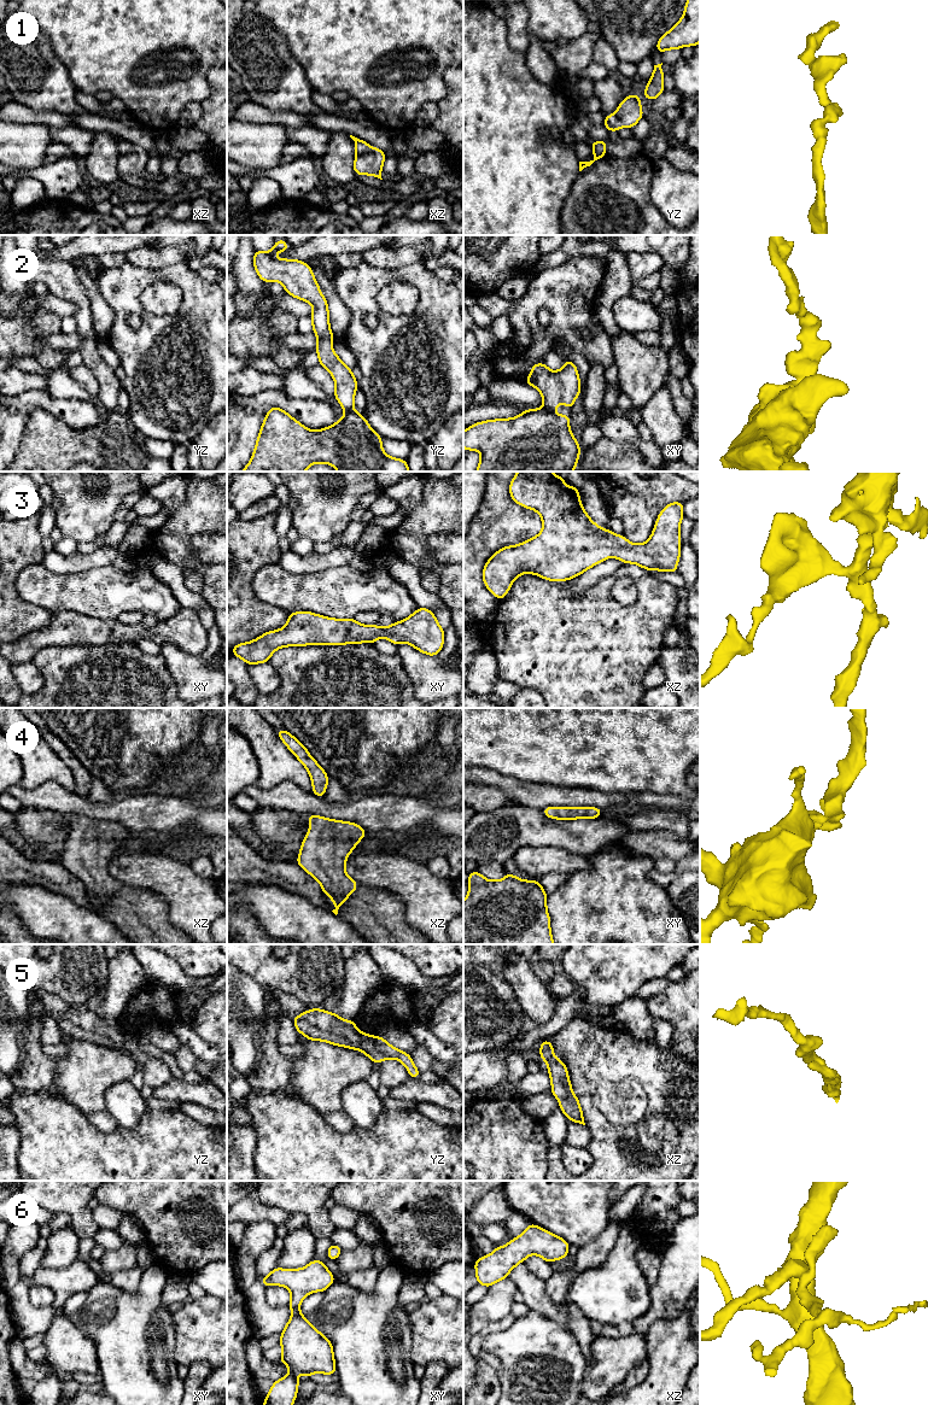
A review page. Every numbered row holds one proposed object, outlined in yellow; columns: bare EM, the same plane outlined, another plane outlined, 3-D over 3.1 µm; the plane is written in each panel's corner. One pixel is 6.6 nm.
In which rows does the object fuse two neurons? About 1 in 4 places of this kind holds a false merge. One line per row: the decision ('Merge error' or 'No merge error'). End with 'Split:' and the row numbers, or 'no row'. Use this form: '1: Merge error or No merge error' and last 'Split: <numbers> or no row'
1: No merge error
2: No merge error
3: No merge error
4: No merge error
5: No merge error
6: No merge error
Split: no row

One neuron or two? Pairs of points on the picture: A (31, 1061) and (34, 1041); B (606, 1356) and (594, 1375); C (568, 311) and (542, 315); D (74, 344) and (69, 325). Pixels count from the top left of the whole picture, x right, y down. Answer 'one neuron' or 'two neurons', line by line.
A: one neuron
B: one neuron
C: two neurons
D: two neurons

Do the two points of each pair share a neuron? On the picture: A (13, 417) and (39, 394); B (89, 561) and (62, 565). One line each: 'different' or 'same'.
A: same
B: same

